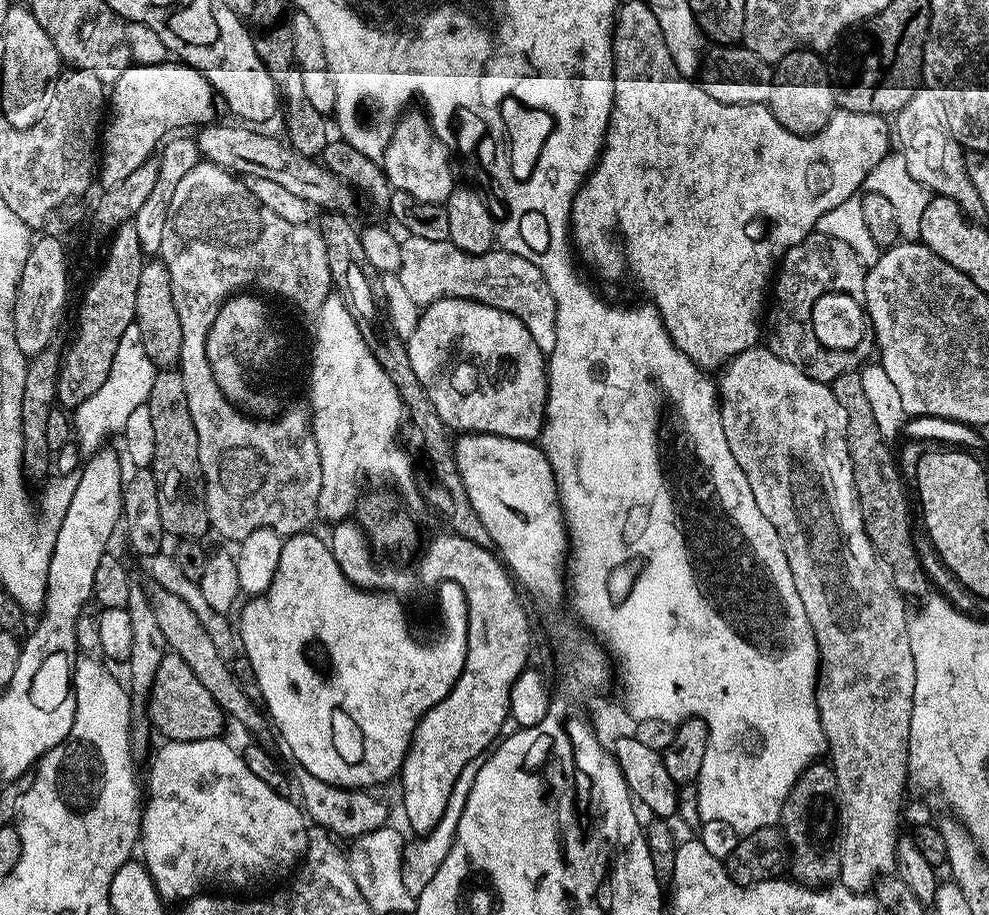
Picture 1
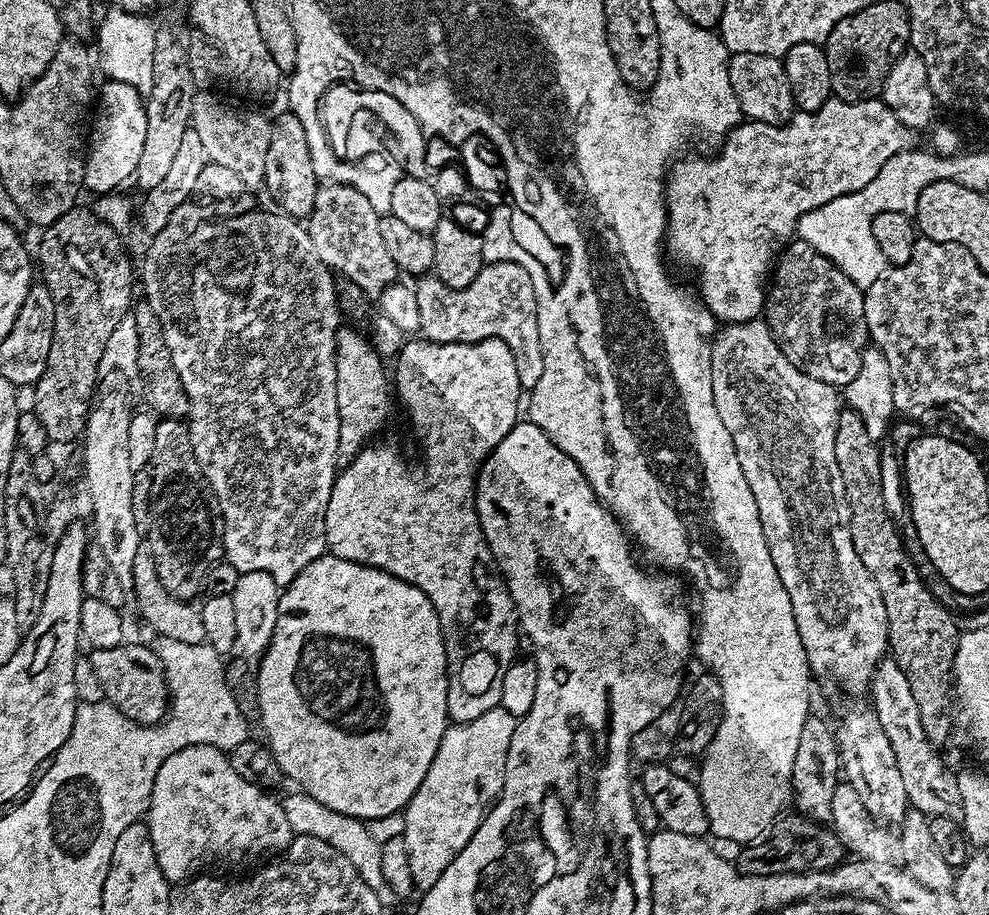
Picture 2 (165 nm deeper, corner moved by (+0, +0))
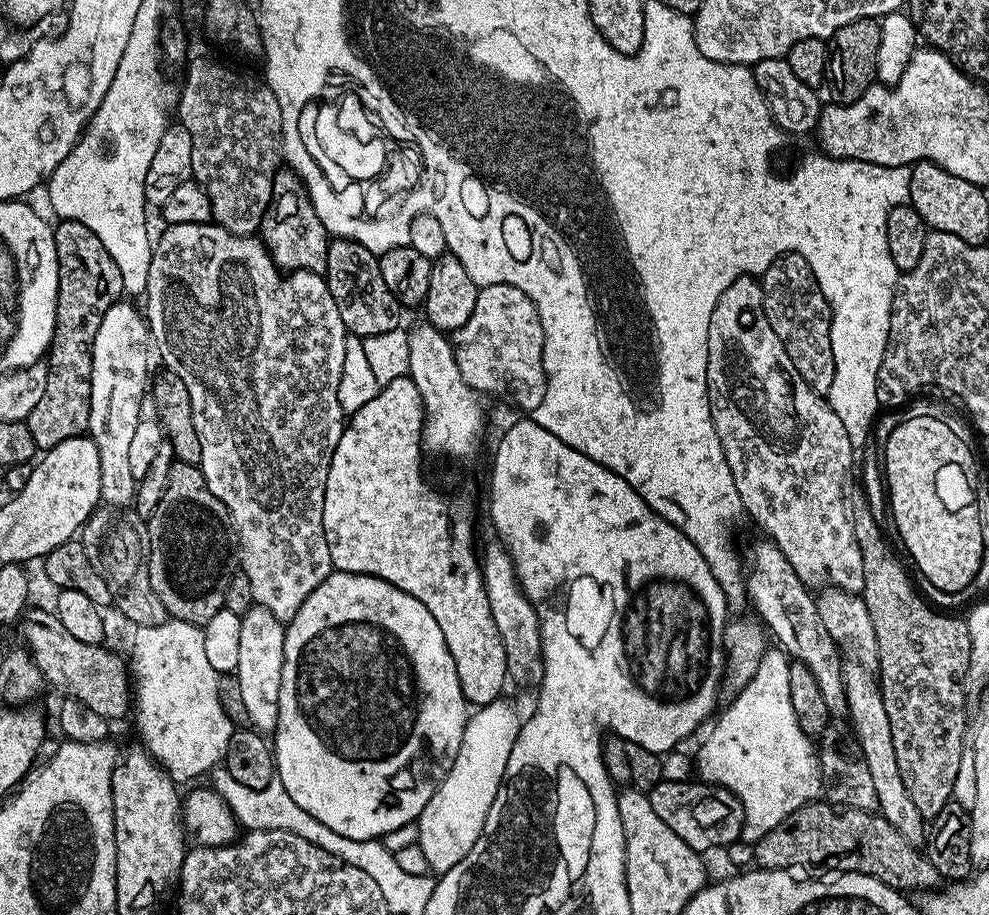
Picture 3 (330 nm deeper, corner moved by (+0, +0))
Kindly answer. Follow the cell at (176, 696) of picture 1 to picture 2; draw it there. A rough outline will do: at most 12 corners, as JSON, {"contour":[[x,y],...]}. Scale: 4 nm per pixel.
{"contour":[[125,642],[90,659],[104,700],[159,724],[170,695],[154,649]]}

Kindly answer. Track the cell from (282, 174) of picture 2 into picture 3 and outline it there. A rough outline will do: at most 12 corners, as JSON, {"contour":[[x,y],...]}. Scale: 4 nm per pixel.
{"contour":[[297,172],[272,177],[258,232],[278,268],[325,271],[330,233]]}

